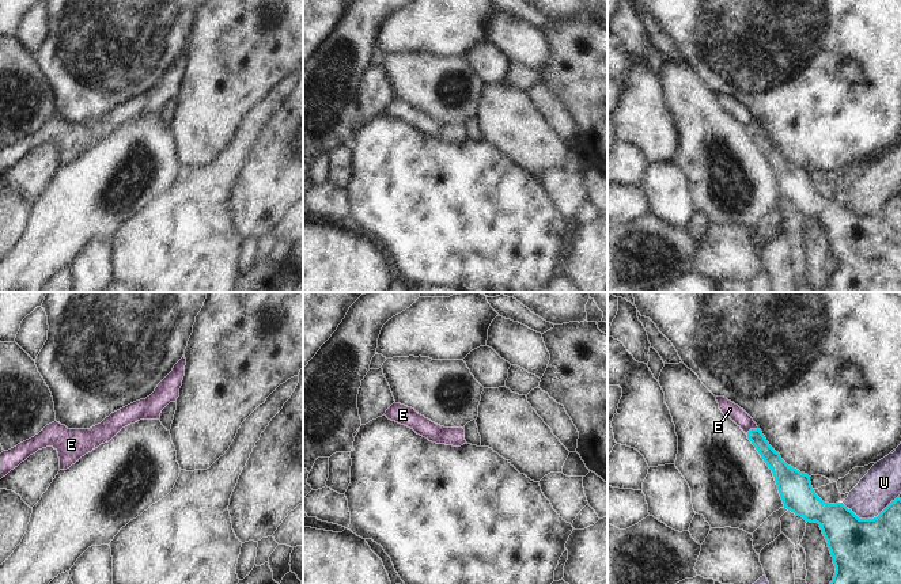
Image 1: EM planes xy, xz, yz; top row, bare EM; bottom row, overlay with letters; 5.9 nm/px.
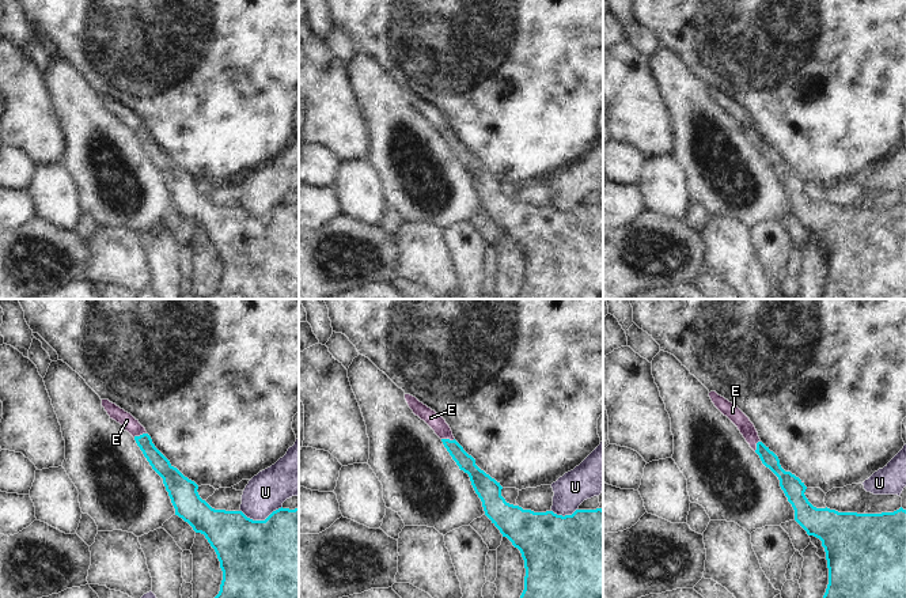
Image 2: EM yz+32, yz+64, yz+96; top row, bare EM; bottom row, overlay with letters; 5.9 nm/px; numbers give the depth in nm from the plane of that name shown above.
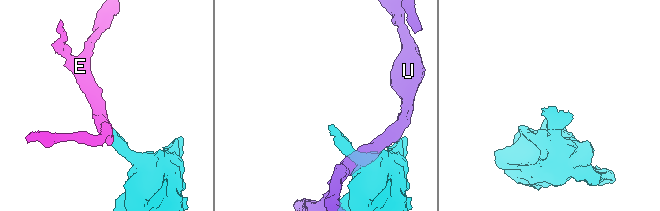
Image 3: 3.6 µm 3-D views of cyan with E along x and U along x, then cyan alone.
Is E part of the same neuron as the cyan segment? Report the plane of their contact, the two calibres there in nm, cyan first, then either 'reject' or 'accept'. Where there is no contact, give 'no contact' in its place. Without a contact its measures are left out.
contact in yz; calibres 100 and 90 nm; accept

